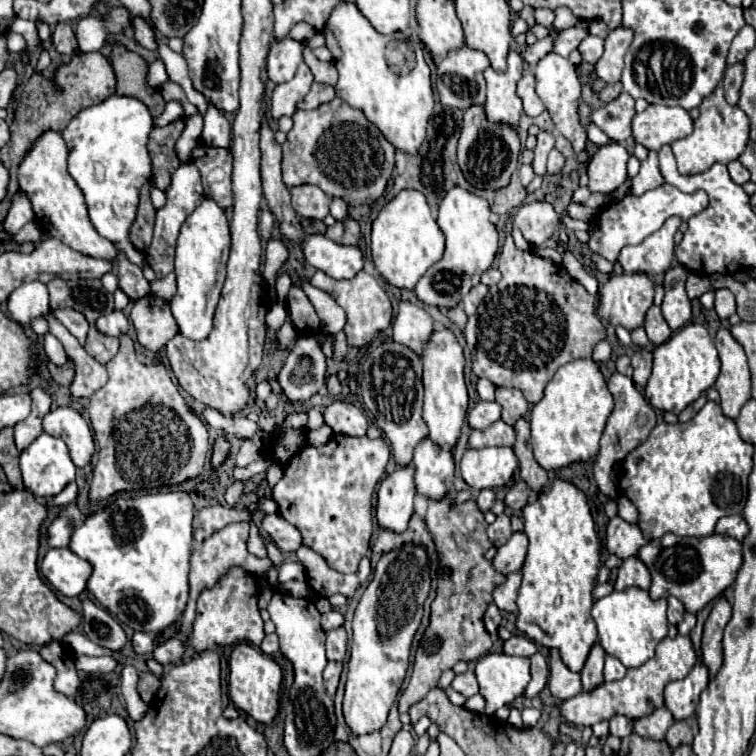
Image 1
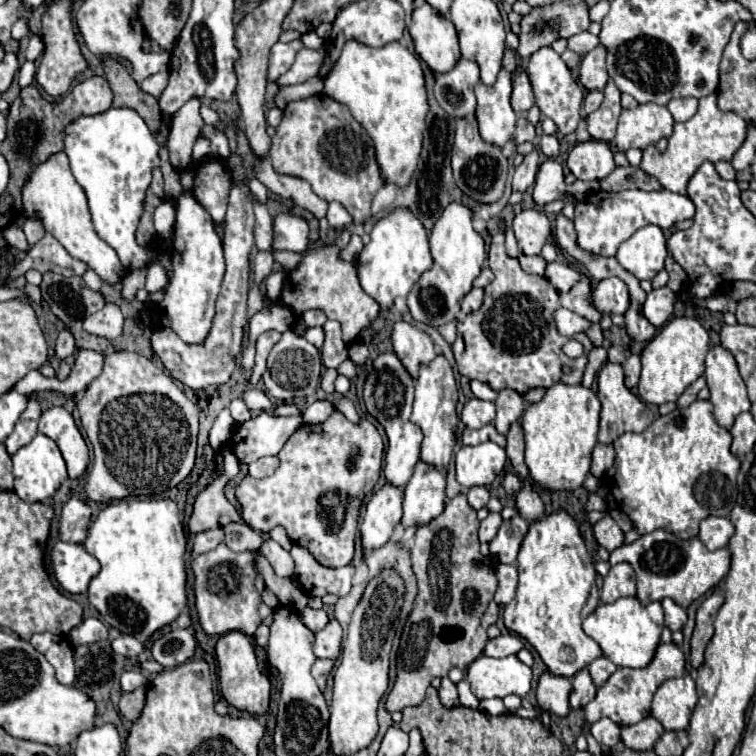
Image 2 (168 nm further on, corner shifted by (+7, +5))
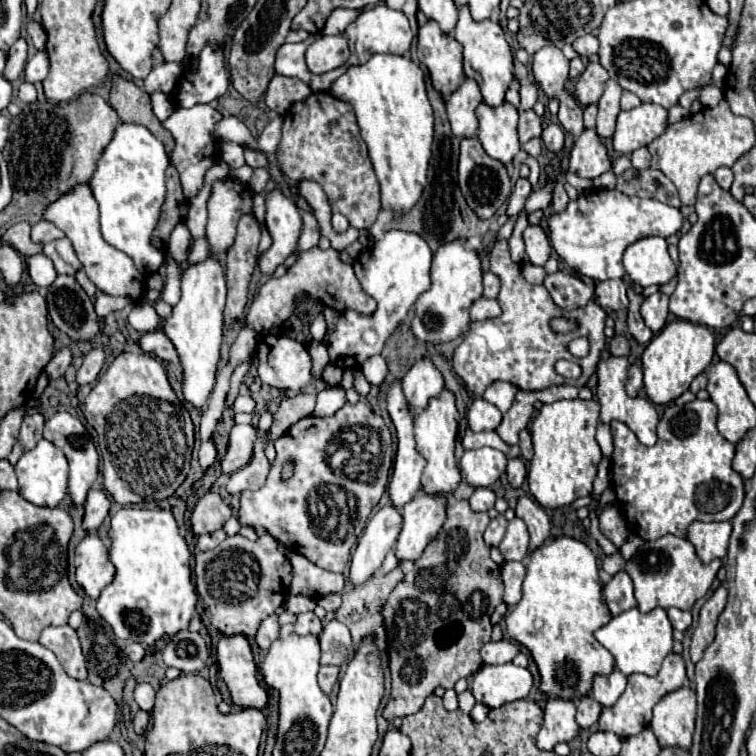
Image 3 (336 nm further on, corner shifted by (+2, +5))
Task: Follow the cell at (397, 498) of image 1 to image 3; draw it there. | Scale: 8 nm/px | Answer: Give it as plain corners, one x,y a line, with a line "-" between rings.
383,506
369,518
363,536
359,538
357,550
351,558
349,582
353,586
363,584
377,572
383,558
397,542
401,522
403,518
393,506

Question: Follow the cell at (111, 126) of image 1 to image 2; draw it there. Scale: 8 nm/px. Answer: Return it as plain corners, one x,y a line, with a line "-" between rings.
110,108
102,114
76,118
66,126
64,152
70,160
72,174
82,186
96,234
108,242
126,270
146,268
152,260
146,248
136,244
134,232
142,216
146,188
152,170
158,166
158,144
142,116
132,108

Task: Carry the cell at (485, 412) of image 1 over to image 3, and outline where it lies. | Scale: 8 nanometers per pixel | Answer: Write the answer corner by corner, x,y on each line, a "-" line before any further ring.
475,398
467,410
467,422
469,422
469,428
475,432
497,430
497,426
501,424
501,412
497,406
489,404
487,400

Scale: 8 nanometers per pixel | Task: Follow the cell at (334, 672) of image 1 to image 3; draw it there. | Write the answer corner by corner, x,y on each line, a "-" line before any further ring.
321,666
319,670
319,686
325,694
331,692
333,684
337,682
337,676
339,676
339,666

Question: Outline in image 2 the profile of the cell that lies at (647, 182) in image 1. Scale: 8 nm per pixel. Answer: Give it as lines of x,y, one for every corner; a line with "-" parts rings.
706,96
698,100
698,112
674,126
674,134
668,138
668,148
664,154
658,154
654,146
644,150
640,170
654,176
666,190
686,194
686,182
698,170
704,160
718,162
718,160
732,160
734,152
742,146
746,138
746,120
734,112
722,112
716,104
716,96

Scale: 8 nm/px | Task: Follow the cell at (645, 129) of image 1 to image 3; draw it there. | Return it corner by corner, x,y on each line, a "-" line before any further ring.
641,104
633,110
619,112
613,134
613,150
631,154
661,136
667,128
667,110
659,104

